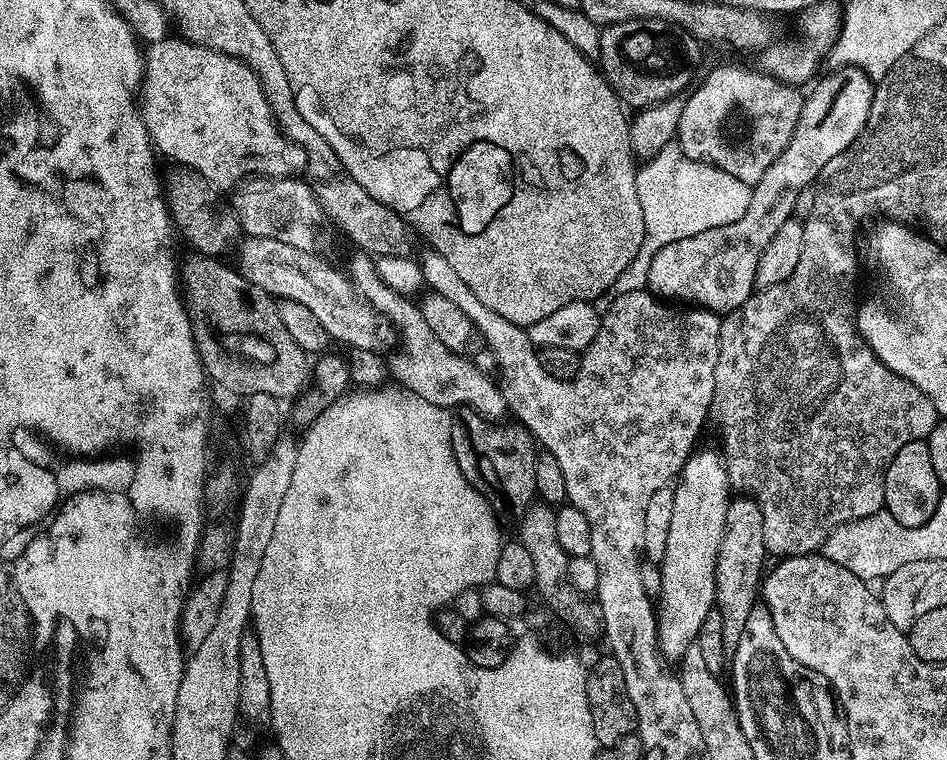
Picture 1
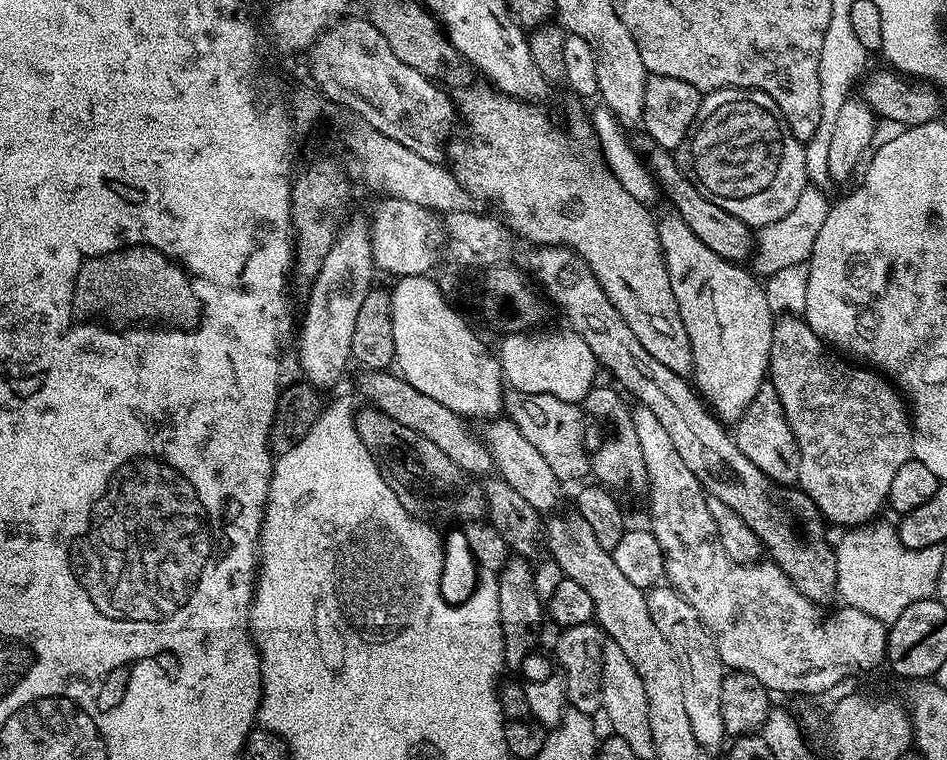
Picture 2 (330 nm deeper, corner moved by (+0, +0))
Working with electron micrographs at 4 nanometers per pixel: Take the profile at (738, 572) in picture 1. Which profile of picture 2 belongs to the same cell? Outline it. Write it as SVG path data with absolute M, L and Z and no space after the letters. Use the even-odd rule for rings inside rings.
M771 382L761 386L758 394L754 394L754 402L750 402L739 420L735 421L734 435L738 450L742 450L742 454L746 454L746 458L750 458L750 462L754 462L754 466L758 466L758 470L762 470L762 474L773 485L792 486L797 483L800 461L798 442L794 438L790 422L786 420L780 395Z

